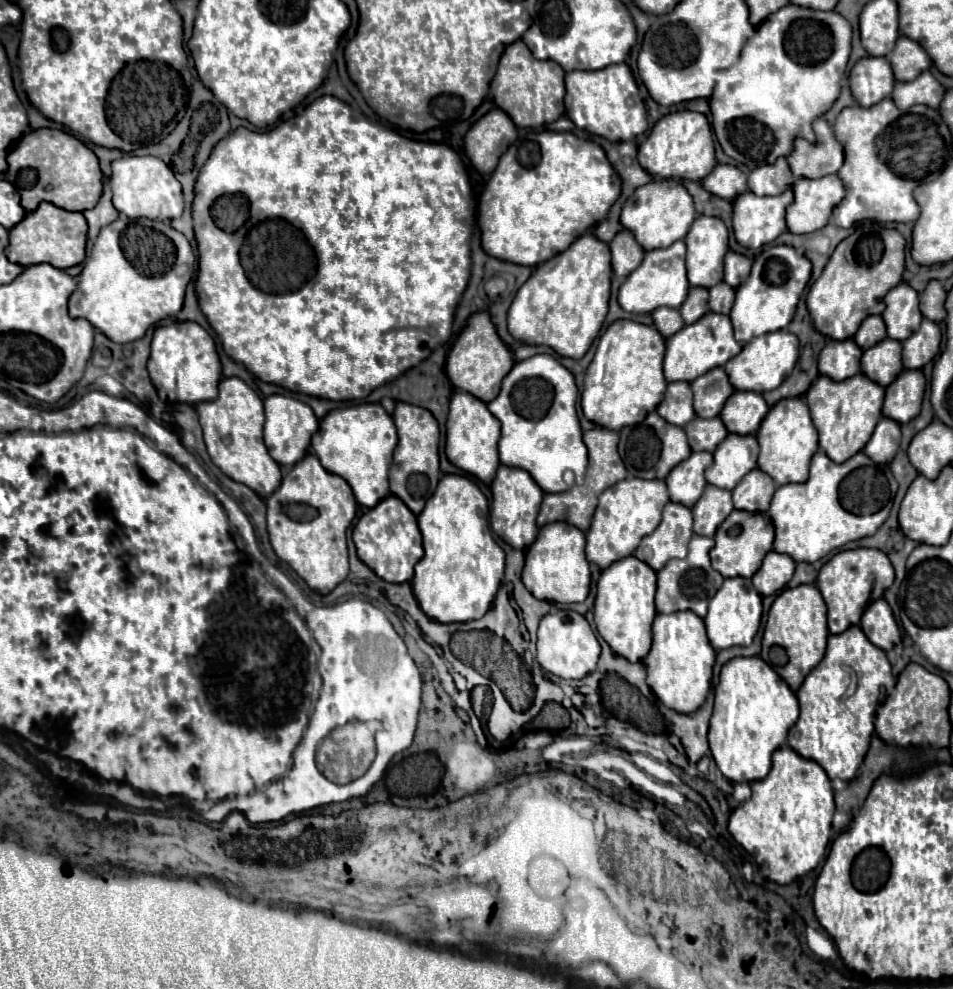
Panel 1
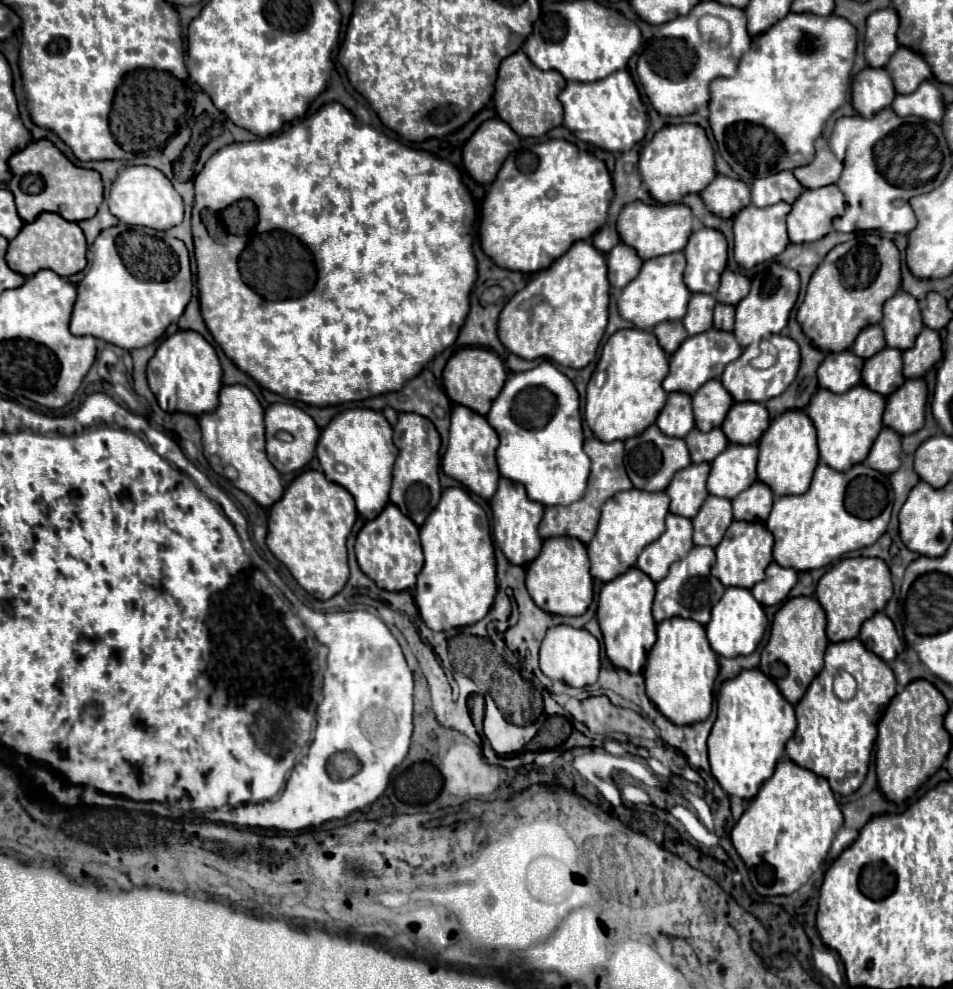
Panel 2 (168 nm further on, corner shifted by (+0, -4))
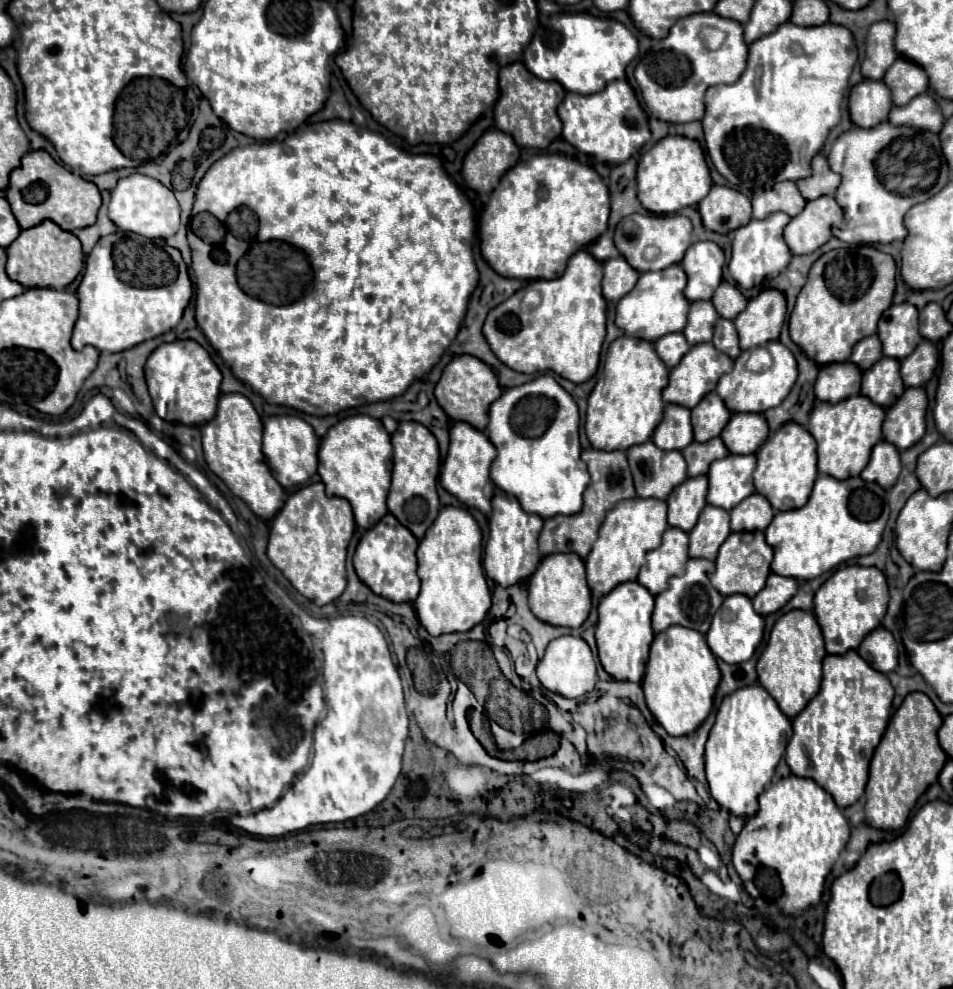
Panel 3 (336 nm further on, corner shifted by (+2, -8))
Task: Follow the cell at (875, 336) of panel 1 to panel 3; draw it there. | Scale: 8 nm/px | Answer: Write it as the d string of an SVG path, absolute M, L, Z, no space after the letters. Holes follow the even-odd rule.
M874 334L874 336L862 338L860 342L856 342L850 362L856 362L856 366L860 366L860 370L868 370L868 366L878 362L880 358L882 358L882 342Z

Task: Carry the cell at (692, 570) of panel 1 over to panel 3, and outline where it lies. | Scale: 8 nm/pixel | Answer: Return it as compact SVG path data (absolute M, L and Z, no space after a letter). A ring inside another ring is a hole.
M690 558L686 564L686 572L682 576L674 576L668 584L668 590L660 592L656 596L656 606L654 606L654 614L652 614L652 628L654 632L662 632L672 624L680 624L692 630L698 630L702 634L708 632L712 614L716 614L716 610L720 608L720 602L724 600L722 594L710 584L710 574L714 572L714 562L712 560L704 560L704 558Z

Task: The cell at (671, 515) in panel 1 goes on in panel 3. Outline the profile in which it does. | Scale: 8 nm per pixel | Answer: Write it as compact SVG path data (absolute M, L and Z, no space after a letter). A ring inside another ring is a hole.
M668 528L662 536L662 544L646 554L638 582L656 596L660 590L668 588L668 578L684 574L684 562L688 558L688 532L680 528Z

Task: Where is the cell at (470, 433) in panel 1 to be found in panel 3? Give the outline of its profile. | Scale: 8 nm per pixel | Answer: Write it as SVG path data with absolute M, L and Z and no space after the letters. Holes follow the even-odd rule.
M454 422L450 428L450 448L442 464L440 484L466 506L478 508L480 512L488 514L492 508L490 500L484 496L484 488L490 482L490 464L494 458L496 458L496 448L482 430L470 426L468 422Z

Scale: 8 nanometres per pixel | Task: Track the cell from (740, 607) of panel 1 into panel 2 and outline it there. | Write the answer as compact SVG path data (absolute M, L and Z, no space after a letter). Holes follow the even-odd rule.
M726 588L720 602L712 608L712 618L706 624L706 634L710 640L712 650L718 656L734 658L734 656L746 656L752 654L762 640L768 626L768 618L762 610L762 606L756 602L756 598L746 588Z

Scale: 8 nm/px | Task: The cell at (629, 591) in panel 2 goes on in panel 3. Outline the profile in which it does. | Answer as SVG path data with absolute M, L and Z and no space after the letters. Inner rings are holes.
M622 582L598 604L596 644L598 658L604 670L616 680L640 682L648 662L648 648L654 640L650 616L654 608L654 596L640 582Z

